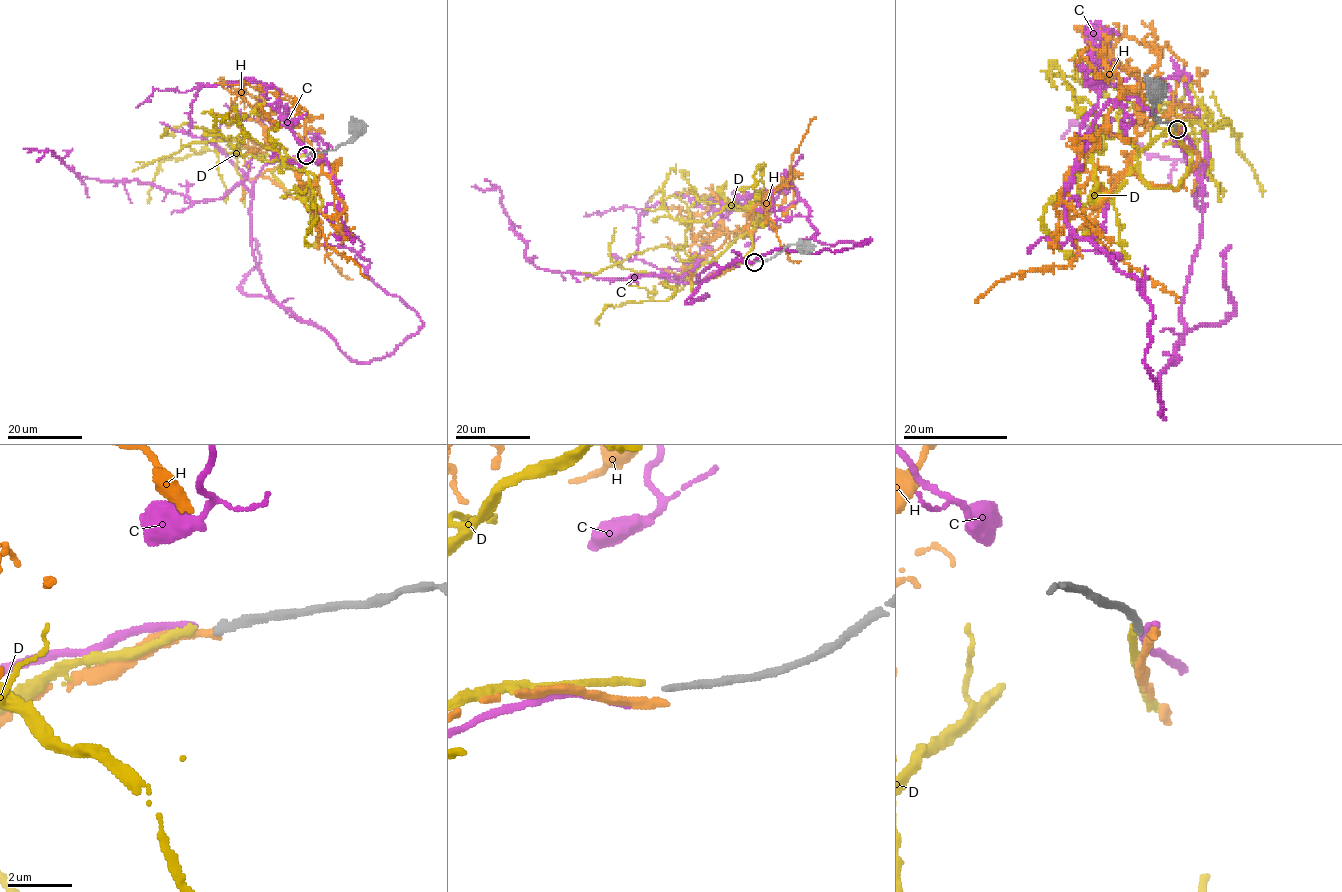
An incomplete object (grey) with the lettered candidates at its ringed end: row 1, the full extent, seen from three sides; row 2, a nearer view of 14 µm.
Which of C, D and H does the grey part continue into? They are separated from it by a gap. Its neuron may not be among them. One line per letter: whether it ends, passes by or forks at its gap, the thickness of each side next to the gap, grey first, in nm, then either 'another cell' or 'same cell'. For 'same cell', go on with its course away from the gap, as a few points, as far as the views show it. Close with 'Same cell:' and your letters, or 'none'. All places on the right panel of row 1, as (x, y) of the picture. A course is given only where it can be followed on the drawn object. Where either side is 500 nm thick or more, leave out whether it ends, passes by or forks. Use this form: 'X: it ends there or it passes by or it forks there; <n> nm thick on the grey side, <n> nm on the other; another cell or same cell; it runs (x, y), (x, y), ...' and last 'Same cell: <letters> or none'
C: it ends there; 220 nm thick on the grey side, 200 nm on the other; another cell
D: it ends there; 220 nm thick on the grey side, 220 nm on the other; another cell
H: it ends there; 220 nm thick on the grey side, 320 nm on the other; another cell
Same cell: none

